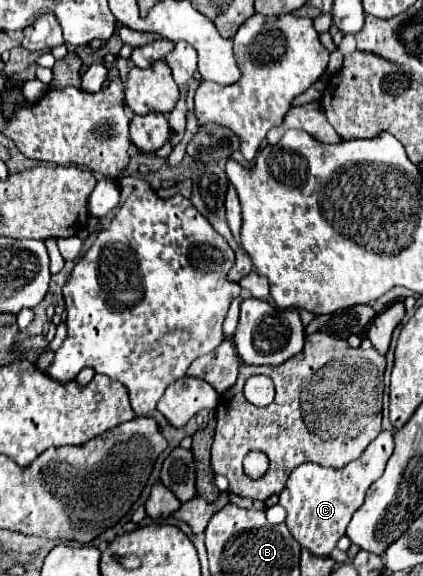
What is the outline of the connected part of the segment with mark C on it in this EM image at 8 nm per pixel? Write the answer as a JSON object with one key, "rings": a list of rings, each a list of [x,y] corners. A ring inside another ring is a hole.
{"rings":[[[381,430],[357,460],[339,470],[323,468],[319,464],[297,466],[291,472],[283,492],[279,494],[279,504],[287,510],[285,524],[293,538],[311,554],[329,554],[337,546],[337,540],[345,534],[345,528],[355,510],[359,510],[363,504],[367,488],[379,478],[379,474],[383,474],[393,448],[393,432]]]}

